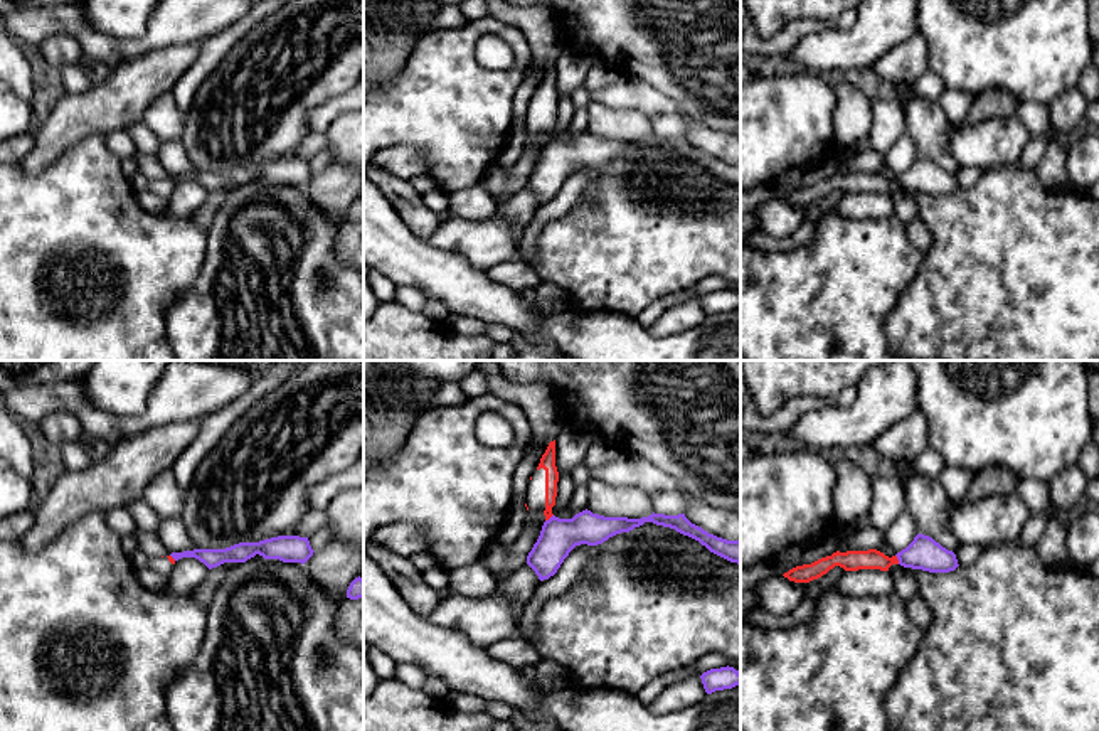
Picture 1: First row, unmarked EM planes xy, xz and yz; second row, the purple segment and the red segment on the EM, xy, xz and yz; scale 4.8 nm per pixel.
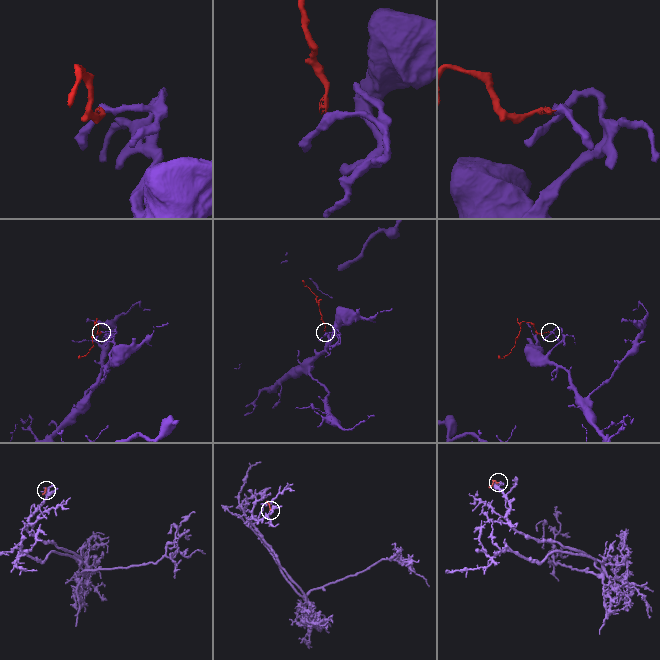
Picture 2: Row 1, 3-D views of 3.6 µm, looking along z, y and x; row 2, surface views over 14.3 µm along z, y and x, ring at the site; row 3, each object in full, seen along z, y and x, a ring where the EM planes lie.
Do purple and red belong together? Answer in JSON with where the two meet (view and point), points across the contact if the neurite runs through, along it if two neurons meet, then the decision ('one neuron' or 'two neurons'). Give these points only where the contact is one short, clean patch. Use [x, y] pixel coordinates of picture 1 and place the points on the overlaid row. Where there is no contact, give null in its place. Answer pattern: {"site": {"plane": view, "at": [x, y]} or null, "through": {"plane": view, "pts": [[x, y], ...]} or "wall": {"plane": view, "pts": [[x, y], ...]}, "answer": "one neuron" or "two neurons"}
{"site": {"plane": "yz", "at": [897, 558]}, "wall": {"plane": "yz", "pts": [[896, 554], [899, 563]]}, "answer": "two neurons"}

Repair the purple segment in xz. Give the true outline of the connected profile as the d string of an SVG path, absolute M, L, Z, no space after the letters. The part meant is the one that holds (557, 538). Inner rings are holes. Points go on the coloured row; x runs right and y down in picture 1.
M582 510L572 519L559 519L552 515L544 522L540 536L527 556L527 564L535 571L540 581L557 573L569 552L581 544L597 546L609 537L629 532L645 522L675 529L705 546L710 552L741 564L741 541L727 541L709 534L702 527L692 524L685 514L665 515L651 514L641 519L604 517Z

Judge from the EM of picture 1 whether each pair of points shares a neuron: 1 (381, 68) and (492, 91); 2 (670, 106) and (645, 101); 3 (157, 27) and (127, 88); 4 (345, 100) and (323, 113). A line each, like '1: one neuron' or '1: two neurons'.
1: two neurons
2: one neuron
3: two neurons
4: one neuron

